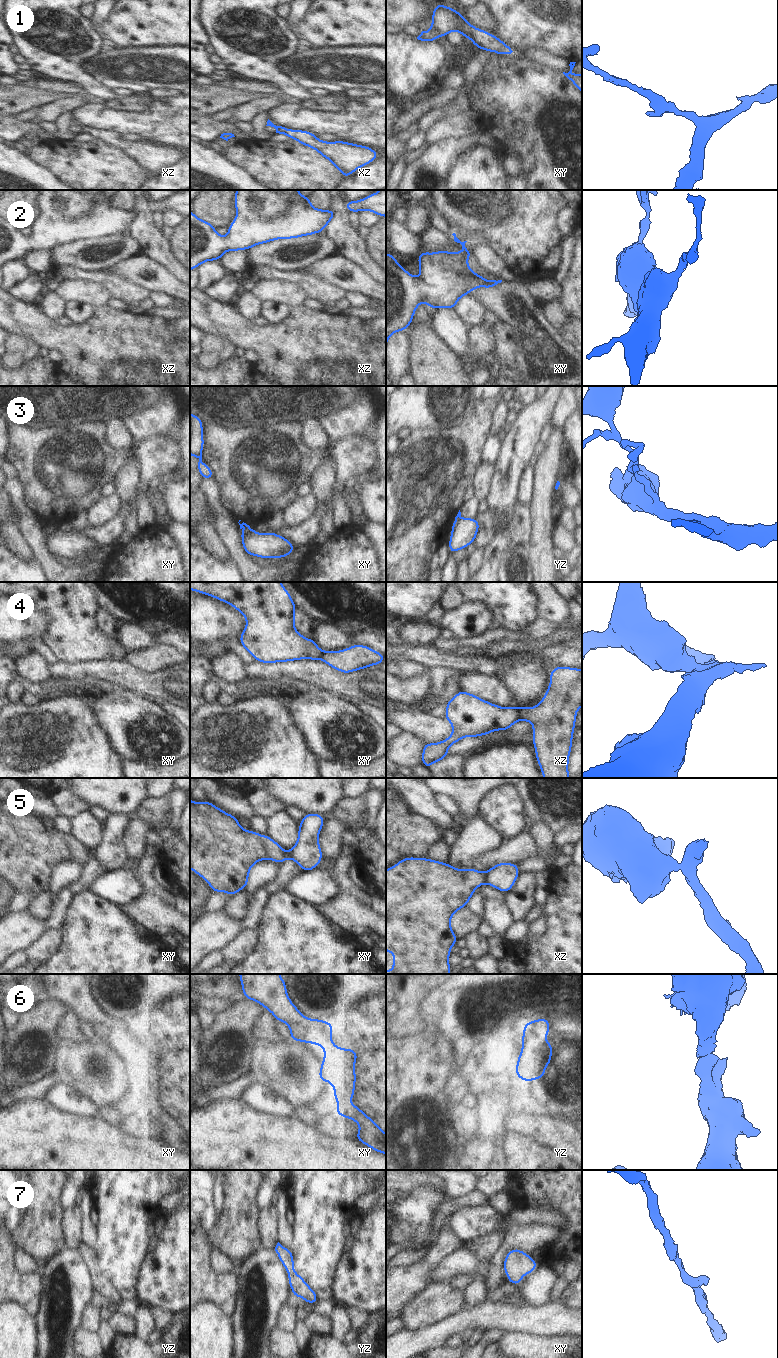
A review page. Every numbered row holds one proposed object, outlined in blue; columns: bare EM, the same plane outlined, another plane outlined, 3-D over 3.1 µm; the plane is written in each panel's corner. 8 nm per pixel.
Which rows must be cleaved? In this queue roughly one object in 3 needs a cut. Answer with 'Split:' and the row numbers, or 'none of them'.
Split: 3, 4, 5

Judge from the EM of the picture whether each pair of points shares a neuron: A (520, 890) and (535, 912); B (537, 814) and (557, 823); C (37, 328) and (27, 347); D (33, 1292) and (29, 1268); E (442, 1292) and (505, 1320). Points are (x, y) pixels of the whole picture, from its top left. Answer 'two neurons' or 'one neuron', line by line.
A: two neurons
B: one neuron
C: two neurons
D: two neurons
E: two neurons

